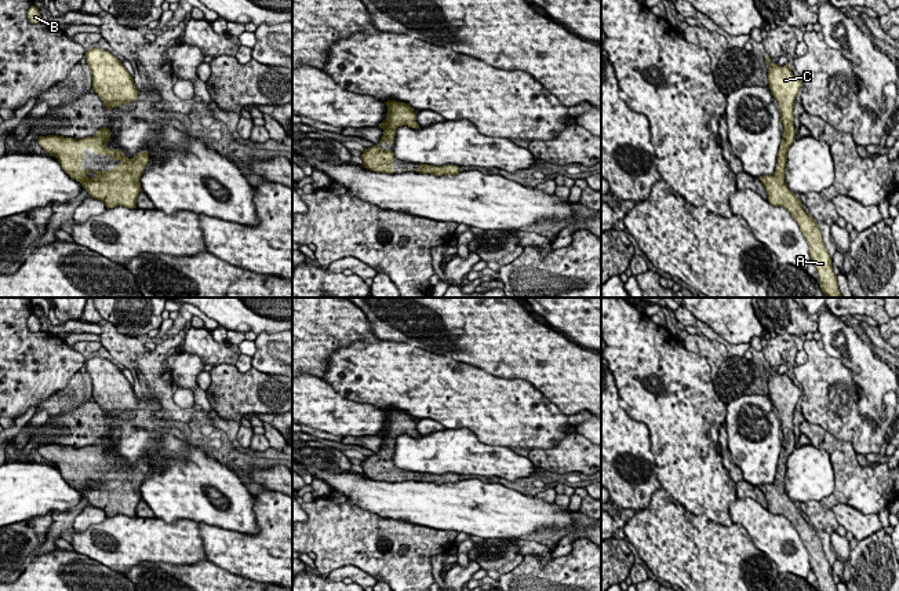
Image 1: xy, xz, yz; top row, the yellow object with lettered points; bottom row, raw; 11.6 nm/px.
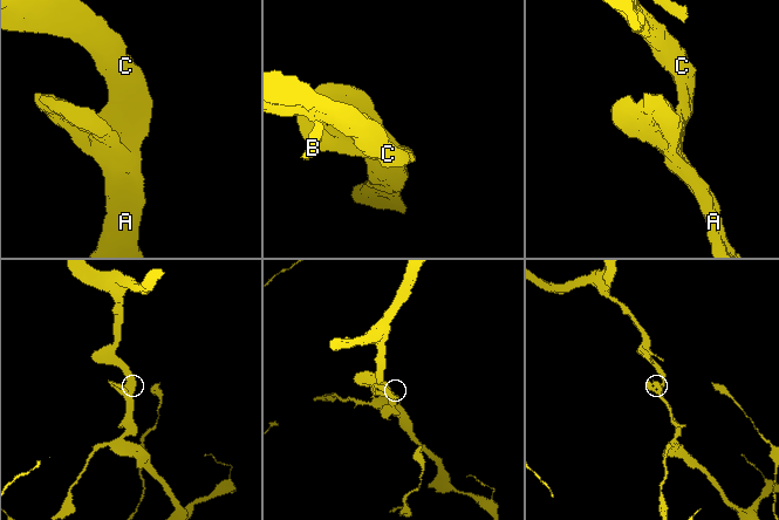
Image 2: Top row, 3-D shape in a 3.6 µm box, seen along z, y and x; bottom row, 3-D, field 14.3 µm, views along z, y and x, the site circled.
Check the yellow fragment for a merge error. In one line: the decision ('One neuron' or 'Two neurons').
One neuron

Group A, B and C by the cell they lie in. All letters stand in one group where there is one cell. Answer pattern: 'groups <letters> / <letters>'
groups A B C

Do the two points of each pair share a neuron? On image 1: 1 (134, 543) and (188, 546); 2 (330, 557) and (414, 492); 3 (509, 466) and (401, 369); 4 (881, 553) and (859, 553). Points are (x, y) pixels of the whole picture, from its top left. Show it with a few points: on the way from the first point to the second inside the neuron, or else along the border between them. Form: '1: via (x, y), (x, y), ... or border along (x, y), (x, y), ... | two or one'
1: via (148, 543), (174, 543) | one
2: border along (353, 503), (382, 517), (401, 518), (414, 525) | two
3: border along (446, 427), (468, 427), (483, 442), (494, 445) | two
4: via (876, 553), (865, 553) | one

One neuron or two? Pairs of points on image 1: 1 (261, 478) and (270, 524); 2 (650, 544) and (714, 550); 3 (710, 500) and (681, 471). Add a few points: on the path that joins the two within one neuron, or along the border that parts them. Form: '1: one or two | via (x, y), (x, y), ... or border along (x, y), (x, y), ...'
1: two | border along (266, 488), (277, 492)
2: one | via (666, 544), (674, 544), (683, 550), (698, 550)
3: one | via (703, 493), (688, 478)

